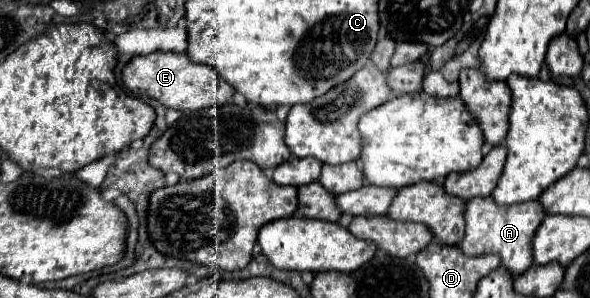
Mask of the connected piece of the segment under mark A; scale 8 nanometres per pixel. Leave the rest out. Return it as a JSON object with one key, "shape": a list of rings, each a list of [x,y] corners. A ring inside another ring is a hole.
{"shape":[[[490,197],[486,199],[472,199],[466,203],[464,211],[466,219],[466,231],[464,239],[460,241],[460,249],[468,257],[480,257],[484,255],[498,255],[502,259],[502,267],[512,273],[512,277],[524,273],[530,263],[530,235],[538,229],[538,223],[542,223],[542,207],[538,207],[538,201],[534,203],[522,203],[522,207],[510,207],[510,211],[502,211],[502,207],[494,207],[490,203]]]}

